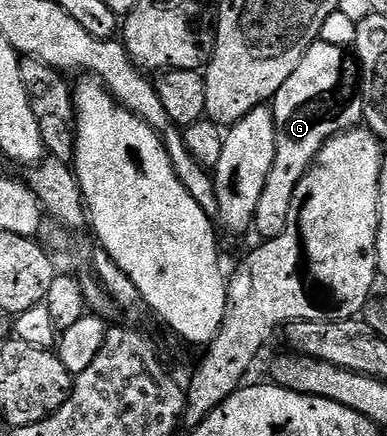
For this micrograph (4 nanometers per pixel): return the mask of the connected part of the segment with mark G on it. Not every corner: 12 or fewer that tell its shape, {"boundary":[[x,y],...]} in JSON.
{"boundary":[[314,41],[269,108],[275,158],[253,226],[285,231],[321,147],[363,121],[361,70]]}

